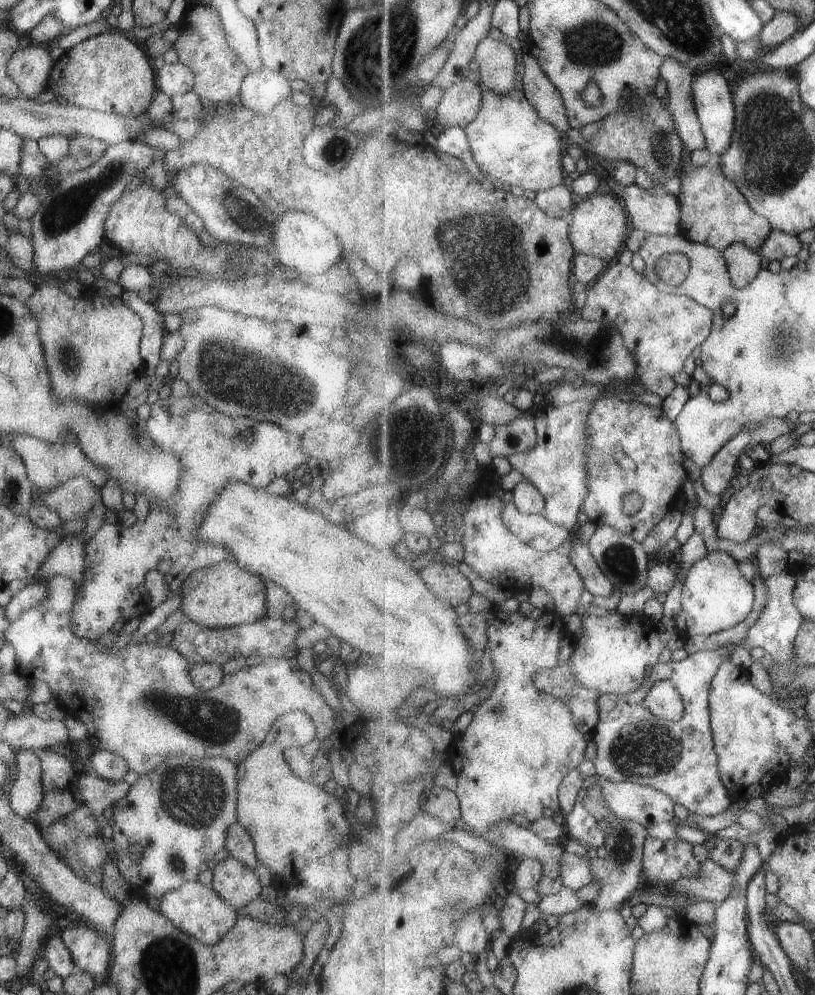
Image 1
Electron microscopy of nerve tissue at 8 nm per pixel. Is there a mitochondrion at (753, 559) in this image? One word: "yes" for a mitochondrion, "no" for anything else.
no

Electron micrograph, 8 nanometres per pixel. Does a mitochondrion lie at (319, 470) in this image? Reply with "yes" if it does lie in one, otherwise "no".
no

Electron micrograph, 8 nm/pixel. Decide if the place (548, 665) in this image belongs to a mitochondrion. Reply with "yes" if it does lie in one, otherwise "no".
no

